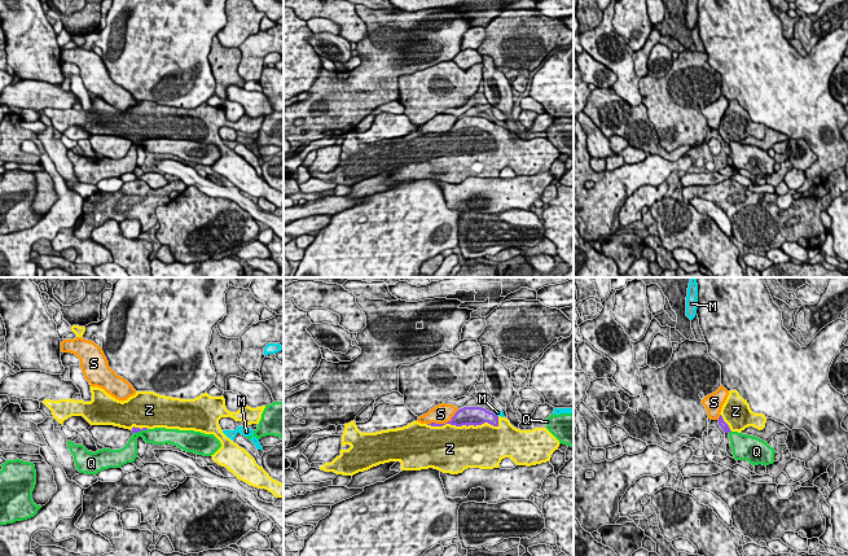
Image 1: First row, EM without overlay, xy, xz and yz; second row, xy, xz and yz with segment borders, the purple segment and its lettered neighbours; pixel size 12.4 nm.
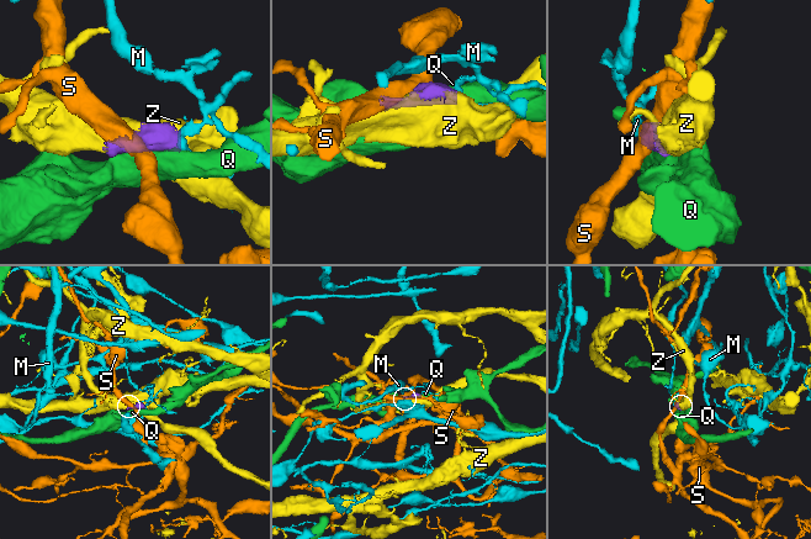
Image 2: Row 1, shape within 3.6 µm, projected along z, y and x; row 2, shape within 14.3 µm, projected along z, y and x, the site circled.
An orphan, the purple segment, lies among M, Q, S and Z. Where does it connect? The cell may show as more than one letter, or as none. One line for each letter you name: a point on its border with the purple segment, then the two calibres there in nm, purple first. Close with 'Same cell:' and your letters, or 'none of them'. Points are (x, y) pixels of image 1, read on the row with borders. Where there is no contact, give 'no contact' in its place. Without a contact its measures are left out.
Z: contact xz (465, 424); calibres 220 and 460 nm
Same cell: Z

